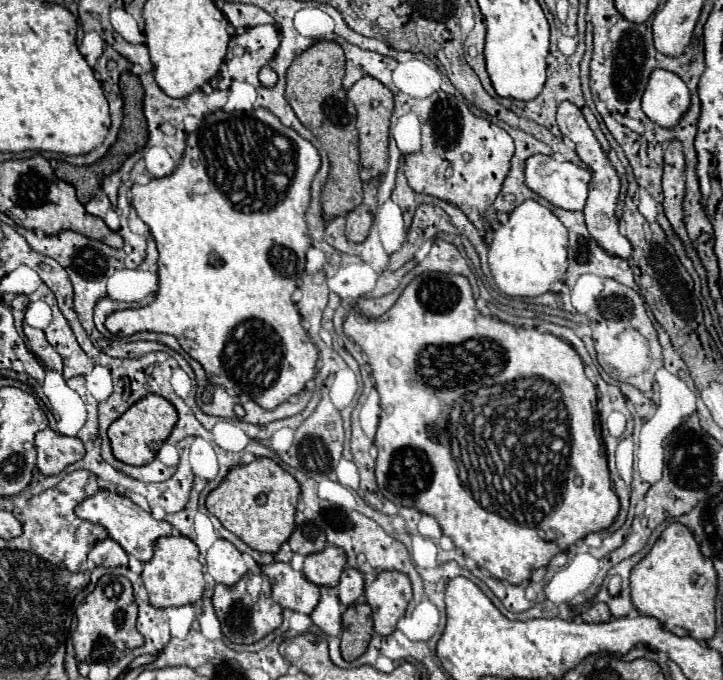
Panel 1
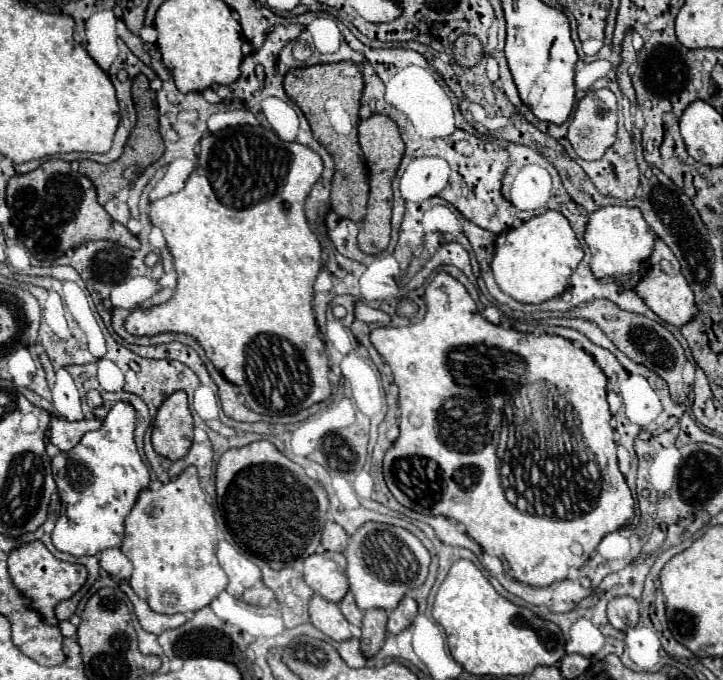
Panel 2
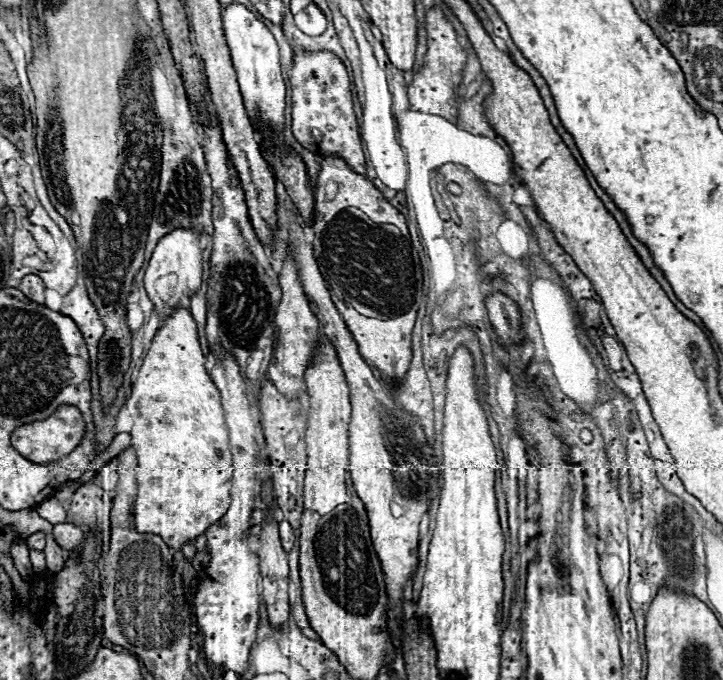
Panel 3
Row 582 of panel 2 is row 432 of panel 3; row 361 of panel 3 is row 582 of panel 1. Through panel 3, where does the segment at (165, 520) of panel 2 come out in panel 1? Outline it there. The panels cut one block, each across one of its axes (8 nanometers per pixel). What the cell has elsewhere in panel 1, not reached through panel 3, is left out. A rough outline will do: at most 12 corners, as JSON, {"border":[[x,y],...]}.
{"border":[[186,536],[156,542],[142,582],[156,608],[204,596],[198,546]]}

